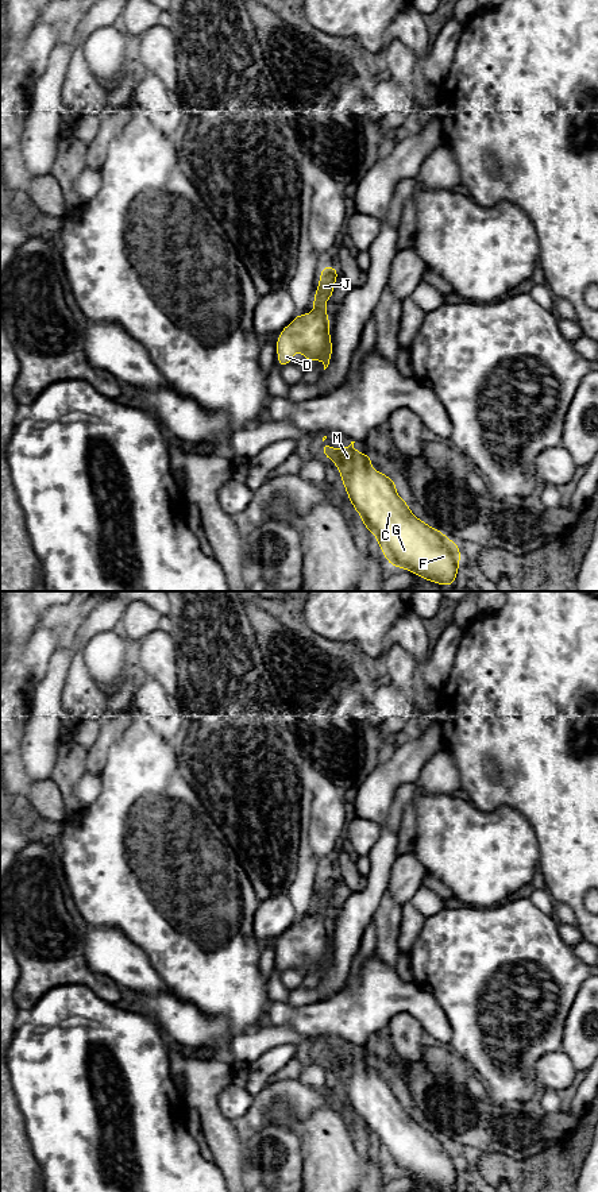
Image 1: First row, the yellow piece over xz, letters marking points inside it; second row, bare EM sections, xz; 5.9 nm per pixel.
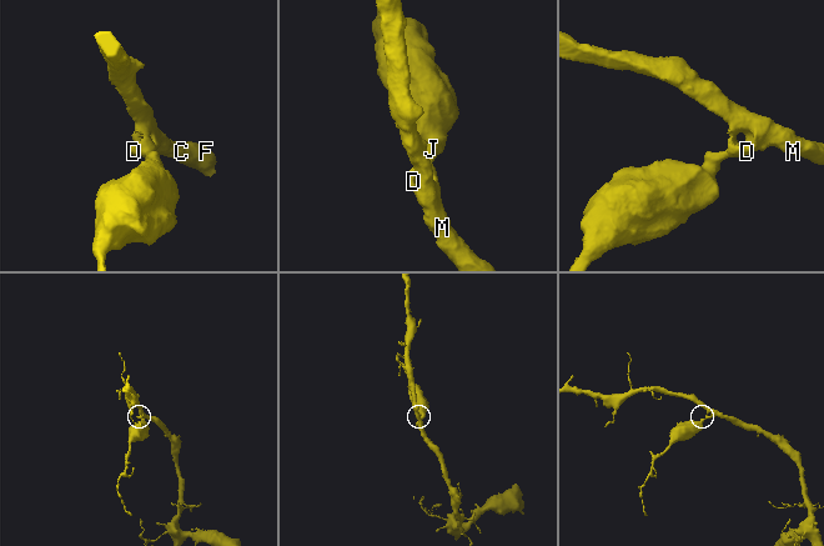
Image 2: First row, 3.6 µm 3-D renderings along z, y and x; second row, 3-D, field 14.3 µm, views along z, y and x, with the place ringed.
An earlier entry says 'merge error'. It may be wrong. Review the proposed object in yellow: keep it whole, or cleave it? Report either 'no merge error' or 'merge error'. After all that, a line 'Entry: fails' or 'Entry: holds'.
no merge error
Entry: fails

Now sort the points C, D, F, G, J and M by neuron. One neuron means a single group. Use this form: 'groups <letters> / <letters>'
groups C D F G J M

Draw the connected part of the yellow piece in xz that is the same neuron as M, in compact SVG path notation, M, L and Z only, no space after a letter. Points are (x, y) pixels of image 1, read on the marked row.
M354 443L340 450L321 444L321 452L332 460L340 471L348 499L355 512L381 547L390 566L400 567L441 586L455 585L460 562L460 547L443 532L429 526L412 512L409 505L397 494L397 483L387 475L370 467L371 456L358 452Z

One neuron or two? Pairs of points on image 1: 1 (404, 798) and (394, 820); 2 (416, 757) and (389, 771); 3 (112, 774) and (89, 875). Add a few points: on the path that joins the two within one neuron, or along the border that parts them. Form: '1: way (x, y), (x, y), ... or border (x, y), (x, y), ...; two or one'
1: way (400, 803), (396, 814); one
2: way (409, 760), (396, 771); one
3: way (112, 799), (112, 849); one

